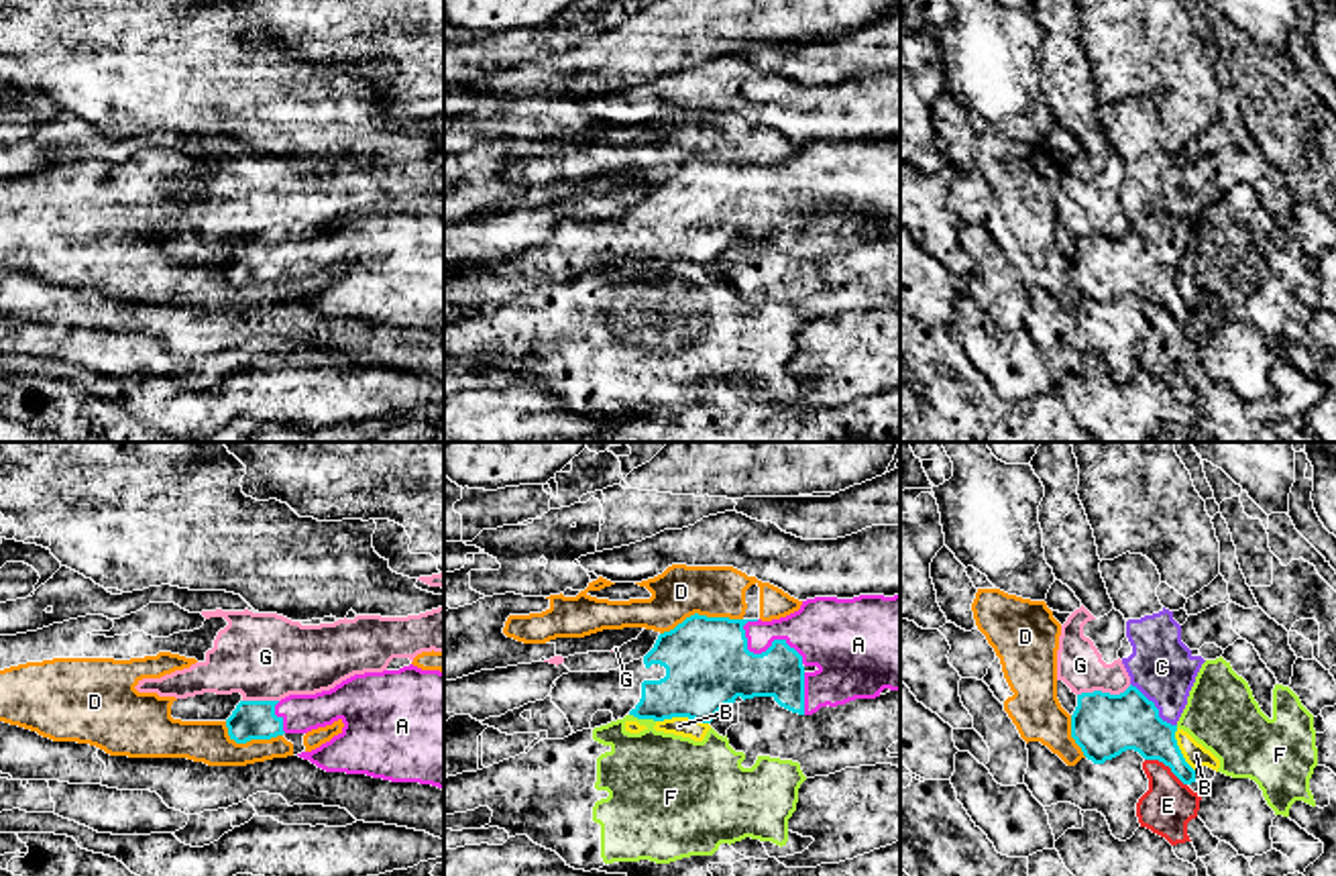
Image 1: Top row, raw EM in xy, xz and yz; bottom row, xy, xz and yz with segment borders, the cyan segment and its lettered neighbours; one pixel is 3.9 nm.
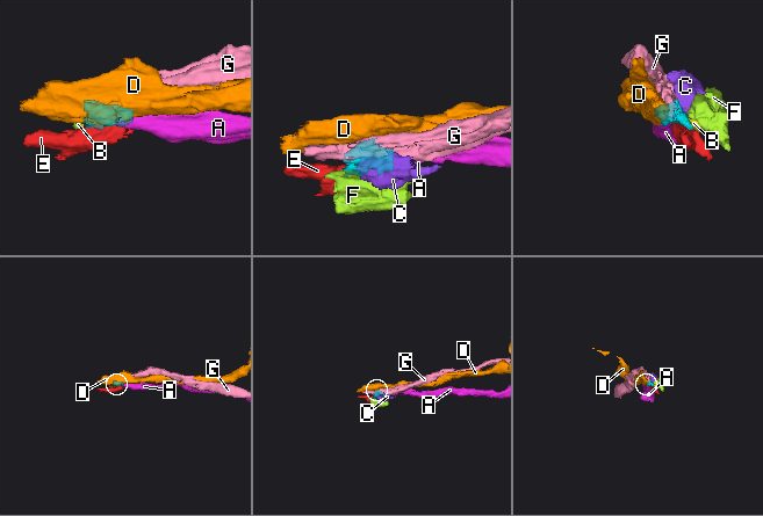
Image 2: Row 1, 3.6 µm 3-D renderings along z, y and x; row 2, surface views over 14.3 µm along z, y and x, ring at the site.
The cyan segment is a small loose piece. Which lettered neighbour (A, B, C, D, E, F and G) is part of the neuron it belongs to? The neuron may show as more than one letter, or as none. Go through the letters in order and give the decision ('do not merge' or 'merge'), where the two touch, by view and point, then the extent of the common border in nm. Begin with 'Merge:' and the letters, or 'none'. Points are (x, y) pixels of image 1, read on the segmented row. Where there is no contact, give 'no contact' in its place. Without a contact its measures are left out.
Merge: A
A: merge | xz (768, 648) | 280 nm
B: do not merge | xz (683, 716) | 200 nm
C: do not merge | yz (1155, 707) | 260 nm
D: do not merge | xz (701, 616) | 340 nm
E: do not merge | yz (1165, 764) | 200 nm
F: do not merge | xz (642, 718) | 110 nm
G: do not merge | yz (1104, 693) | 220 nm

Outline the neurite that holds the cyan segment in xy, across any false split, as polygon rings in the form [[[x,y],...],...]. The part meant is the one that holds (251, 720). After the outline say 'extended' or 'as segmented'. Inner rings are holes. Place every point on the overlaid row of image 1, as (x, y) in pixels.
[[[409,664],[399,670],[354,674],[334,689],[316,695],[289,695],[281,701],[240,701],[226,719],[226,727],[230,740],[246,744],[283,733],[308,733],[338,719],[344,723],[338,735],[297,756],[326,772],[367,774],[391,782],[420,782],[444,790],[444,672],[440,670],[422,670]]]; extended

